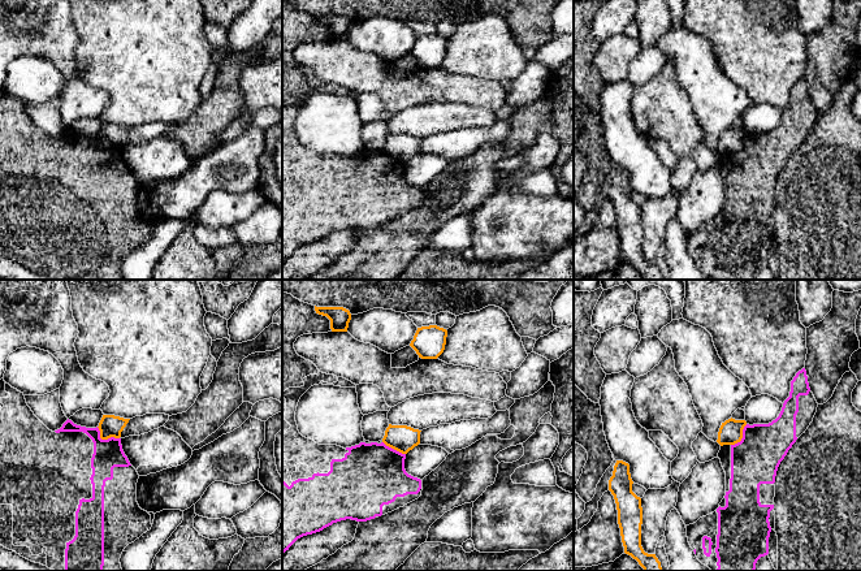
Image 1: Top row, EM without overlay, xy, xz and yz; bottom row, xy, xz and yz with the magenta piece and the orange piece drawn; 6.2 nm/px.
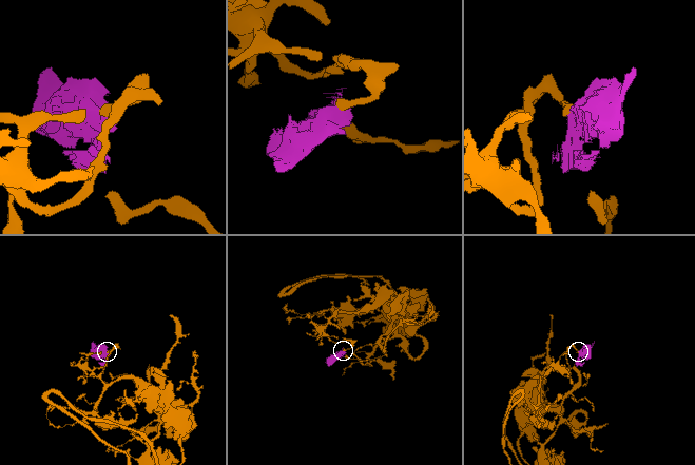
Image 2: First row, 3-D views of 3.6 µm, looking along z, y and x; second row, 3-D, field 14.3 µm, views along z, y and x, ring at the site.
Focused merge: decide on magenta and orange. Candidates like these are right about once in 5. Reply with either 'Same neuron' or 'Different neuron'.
Different neuron

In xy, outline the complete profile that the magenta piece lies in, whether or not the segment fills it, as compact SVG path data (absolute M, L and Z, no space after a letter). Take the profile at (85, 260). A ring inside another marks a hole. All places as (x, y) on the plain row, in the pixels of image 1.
M0 88L0 254L21 265L47 274L53 280L122 280L120 267L124 258L151 238L153 221L142 219L137 211L139 183L130 173L121 153L121 147L100 147L99 137L86 137L66 129L55 140L49 139L27 114L23 101Z

